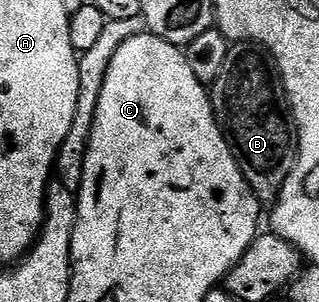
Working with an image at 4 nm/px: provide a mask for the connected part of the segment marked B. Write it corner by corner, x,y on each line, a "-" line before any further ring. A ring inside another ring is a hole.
232,42
226,52
226,61
222,63
222,72
218,72
216,79
210,83
210,97
218,128
242,176
261,203
275,203
286,176
296,162
298,127
292,121
292,105
288,103
288,96
284,93
284,83
280,81
280,72
276,69
276,61
271,52
258,42

